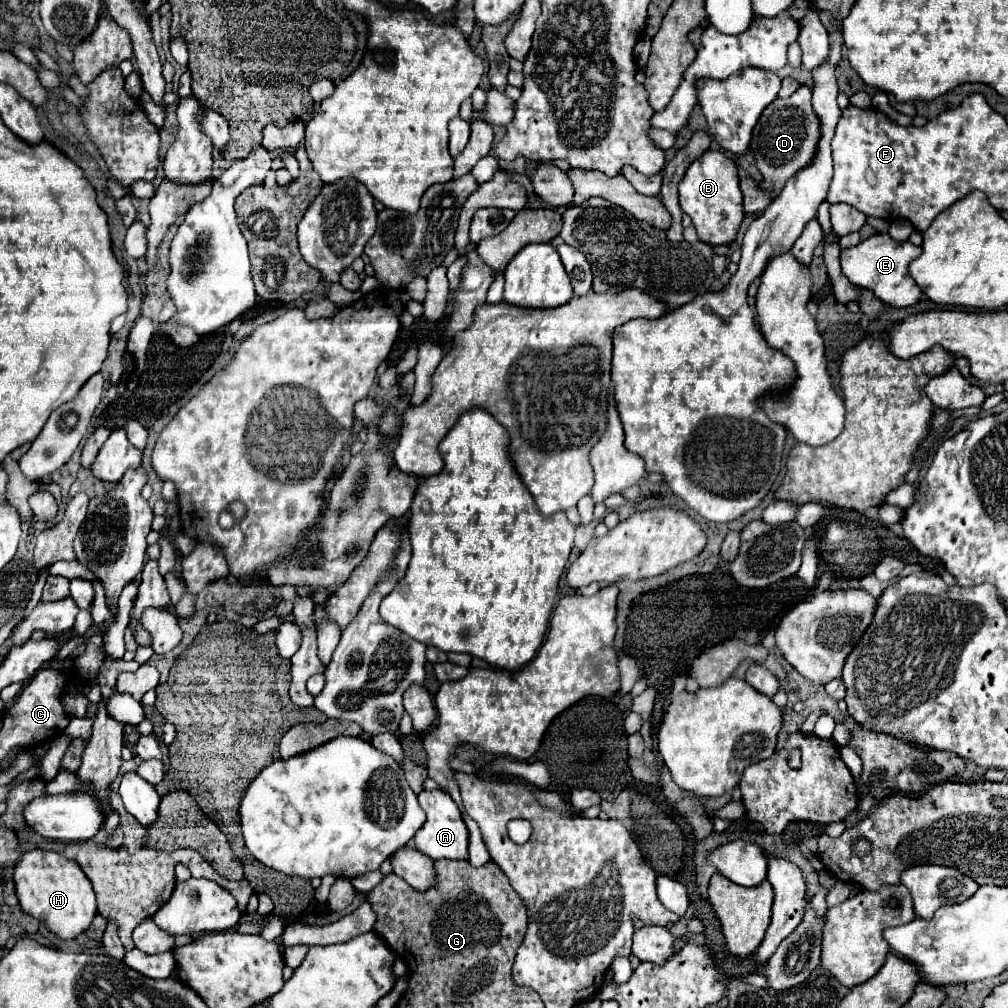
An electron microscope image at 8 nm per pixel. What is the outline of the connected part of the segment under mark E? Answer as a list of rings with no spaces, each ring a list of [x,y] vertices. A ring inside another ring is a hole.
[[[875,234],[857,246],[841,252],[841,270],[849,282],[861,290],[871,290],[881,302],[893,308],[907,308],[919,302],[921,288],[909,276],[909,262],[921,254],[921,246],[911,244],[909,240],[897,242],[889,234]]]

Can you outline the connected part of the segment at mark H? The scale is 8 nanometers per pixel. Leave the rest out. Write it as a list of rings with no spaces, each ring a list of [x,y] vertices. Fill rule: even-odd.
[[[31,850],[23,854],[15,866],[15,886],[21,910],[45,922],[47,928],[61,940],[75,940],[91,926],[97,914],[97,900],[91,882],[81,872],[79,864],[57,852]]]

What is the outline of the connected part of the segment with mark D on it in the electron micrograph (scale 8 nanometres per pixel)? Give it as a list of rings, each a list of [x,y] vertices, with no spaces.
[[[799,86],[797,92],[789,98],[773,100],[761,114],[757,126],[753,128],[751,152],[755,166],[761,172],[761,188],[773,198],[779,196],[783,184],[795,176],[799,170],[807,168],[815,156],[815,144],[819,142],[819,118],[811,106],[811,88]]]

